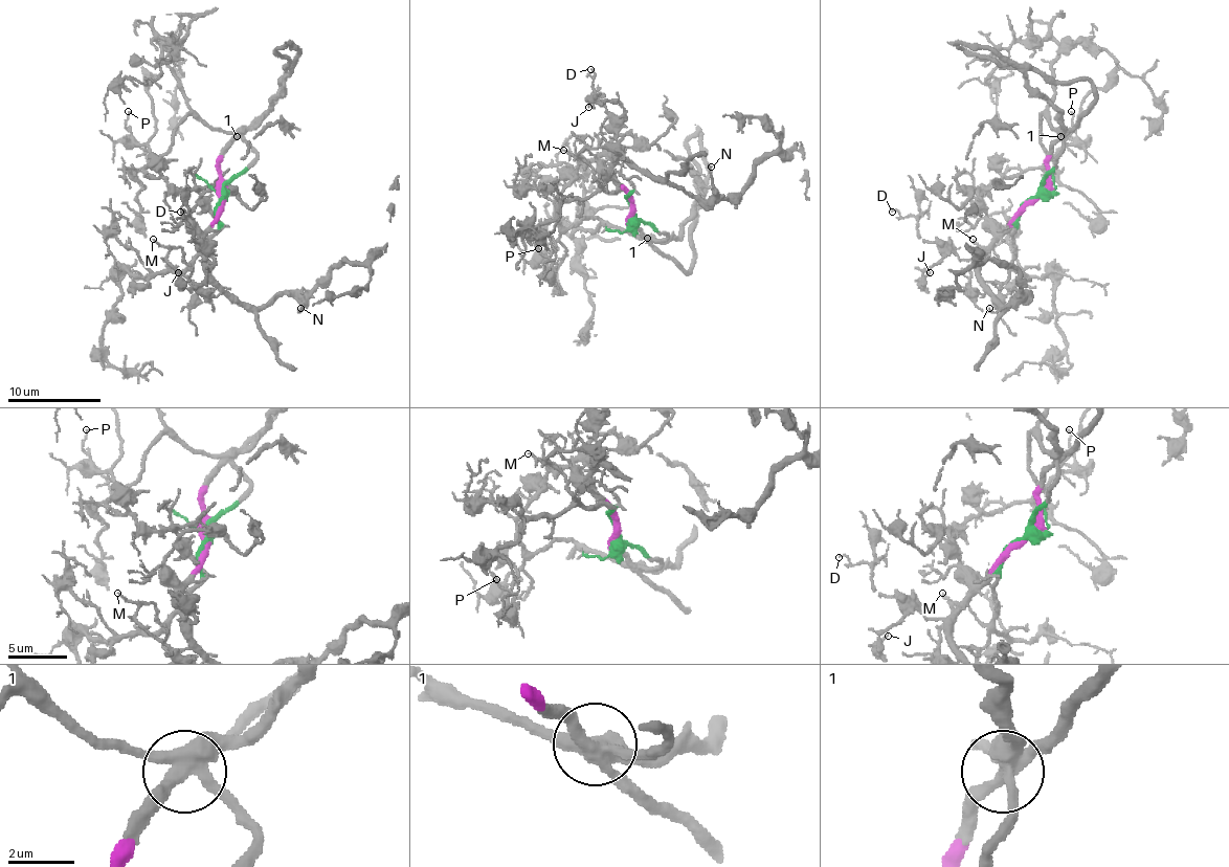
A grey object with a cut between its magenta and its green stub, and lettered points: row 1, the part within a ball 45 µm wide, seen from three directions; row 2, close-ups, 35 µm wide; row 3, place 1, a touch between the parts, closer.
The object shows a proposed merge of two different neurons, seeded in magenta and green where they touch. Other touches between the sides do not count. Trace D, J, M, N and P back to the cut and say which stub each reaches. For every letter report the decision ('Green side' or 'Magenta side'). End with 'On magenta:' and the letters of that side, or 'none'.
D: Magenta side
J: Magenta side
M: Green side
N: Magenta side
P: Green side
On magenta: D, J, N

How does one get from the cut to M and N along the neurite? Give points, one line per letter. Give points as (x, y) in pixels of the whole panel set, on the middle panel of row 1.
M: (632, 216), (627, 195), (623, 190), (608, 193), (595, 178), (590, 167), (562, 151)
N: (632, 216), (632, 199), (613, 174), (618, 157), (706, 199), (713, 193), (711, 167)

